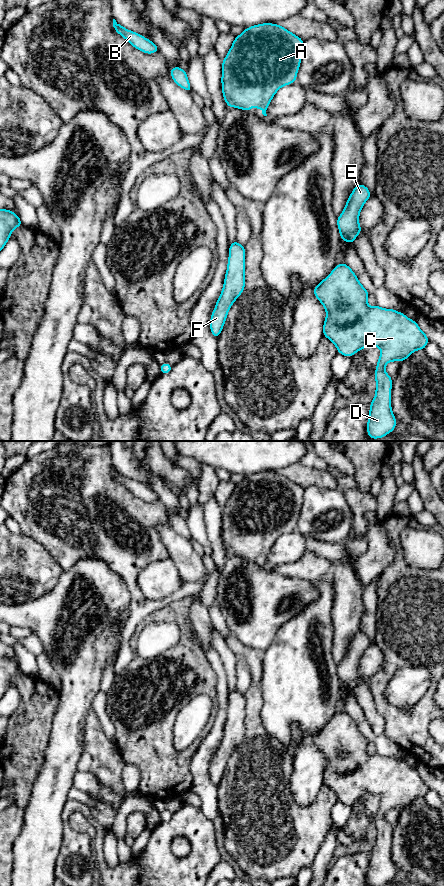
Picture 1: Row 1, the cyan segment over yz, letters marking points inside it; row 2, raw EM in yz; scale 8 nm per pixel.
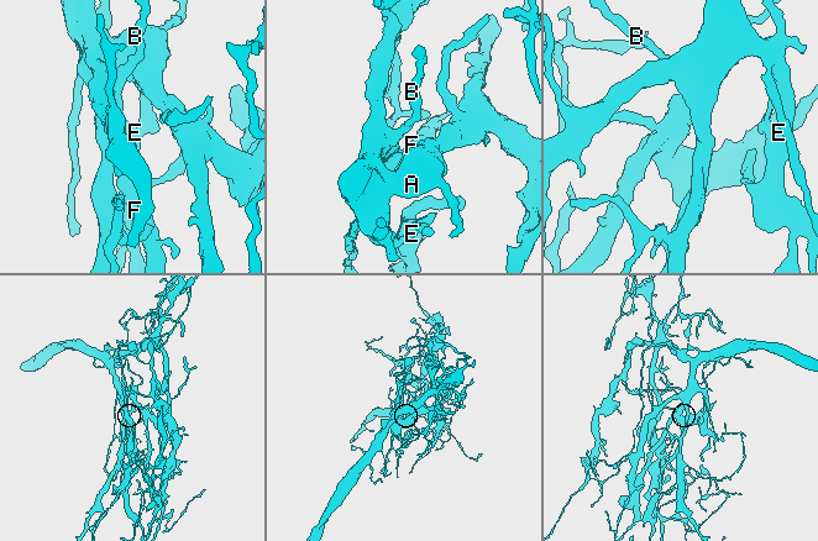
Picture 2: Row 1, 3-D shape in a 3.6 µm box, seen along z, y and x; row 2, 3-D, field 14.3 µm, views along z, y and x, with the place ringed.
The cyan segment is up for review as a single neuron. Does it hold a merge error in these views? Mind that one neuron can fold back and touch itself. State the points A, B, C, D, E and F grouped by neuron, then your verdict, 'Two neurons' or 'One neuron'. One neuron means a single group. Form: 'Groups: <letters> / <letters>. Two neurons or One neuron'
Groups: A B C D E F. One neuron

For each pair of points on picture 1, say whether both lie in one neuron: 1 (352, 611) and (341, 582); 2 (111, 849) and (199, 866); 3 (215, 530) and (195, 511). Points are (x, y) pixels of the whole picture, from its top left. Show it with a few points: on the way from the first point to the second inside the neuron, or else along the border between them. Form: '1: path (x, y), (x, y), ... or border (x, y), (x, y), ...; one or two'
1: path (348, 604), (347, 589); one
2: border (104, 843), (105, 861), (110, 866), (115, 867); two
3: border (202, 506), (206, 536), (209, 542); two

